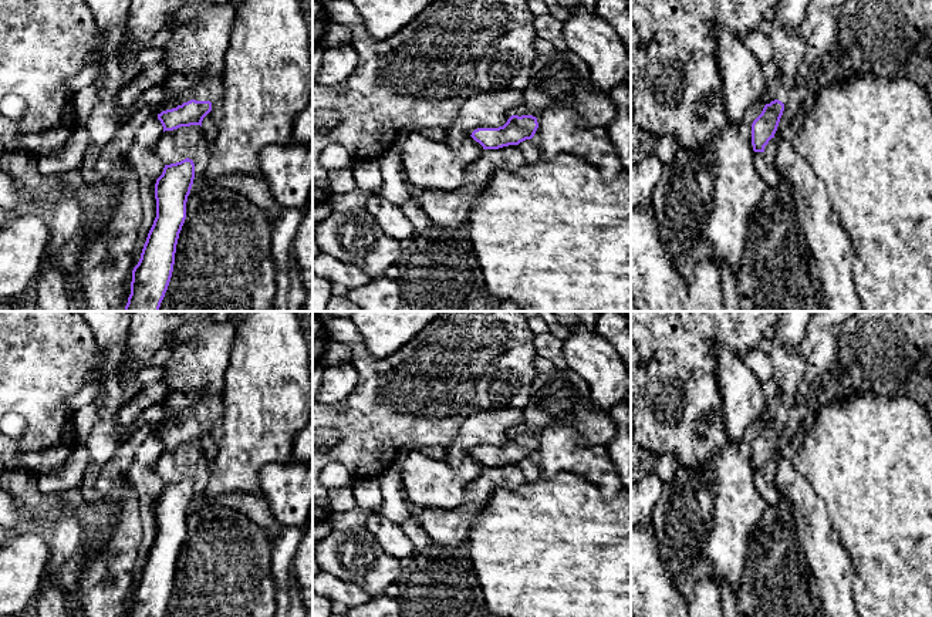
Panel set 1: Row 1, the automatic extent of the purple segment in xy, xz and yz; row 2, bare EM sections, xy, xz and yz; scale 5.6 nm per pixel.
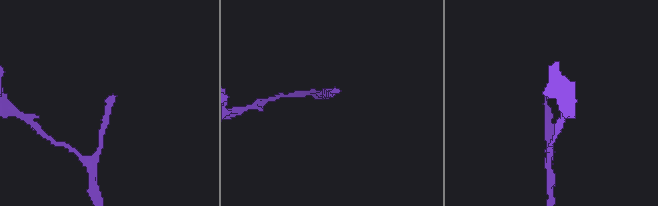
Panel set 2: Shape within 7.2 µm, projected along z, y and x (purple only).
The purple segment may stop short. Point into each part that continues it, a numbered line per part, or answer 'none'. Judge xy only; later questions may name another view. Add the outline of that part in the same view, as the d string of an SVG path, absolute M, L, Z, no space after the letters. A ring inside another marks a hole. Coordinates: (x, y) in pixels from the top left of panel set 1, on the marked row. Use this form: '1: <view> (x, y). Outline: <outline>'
1: xy (195, 53). Outline: M185 0L166 23L178 23L179 27L162 45L165 57L162 63L169 70L168 77L159 84L163 87L162 104L166 109L176 108L190 100L210 101L220 85L224 54L229 48L230 33L236 20L236 9L232 1Z

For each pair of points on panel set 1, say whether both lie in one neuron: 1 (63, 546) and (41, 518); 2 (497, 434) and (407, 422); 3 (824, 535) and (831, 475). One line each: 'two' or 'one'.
1: two
2: two
3: two

